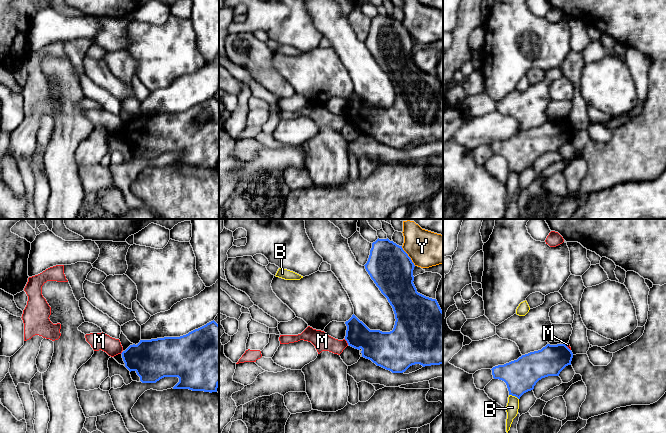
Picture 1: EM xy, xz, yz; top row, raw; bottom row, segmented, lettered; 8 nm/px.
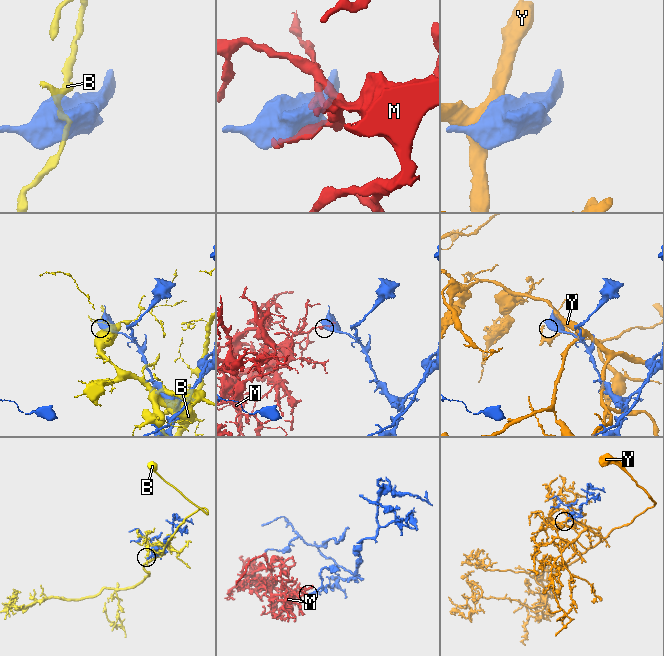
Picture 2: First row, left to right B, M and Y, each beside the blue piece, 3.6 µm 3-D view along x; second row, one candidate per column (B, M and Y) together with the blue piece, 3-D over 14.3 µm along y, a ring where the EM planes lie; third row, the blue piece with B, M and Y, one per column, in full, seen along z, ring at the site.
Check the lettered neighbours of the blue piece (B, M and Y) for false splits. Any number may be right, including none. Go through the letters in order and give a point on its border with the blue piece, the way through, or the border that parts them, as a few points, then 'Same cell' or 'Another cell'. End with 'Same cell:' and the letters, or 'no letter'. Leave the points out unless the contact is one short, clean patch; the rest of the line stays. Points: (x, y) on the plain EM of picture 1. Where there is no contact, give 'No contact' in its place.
B: Touches blue at yz (514, 171). Boundary: yz (509, 170), (518, 175). Another cell
M: Touches blue at xz (347, 118). Boundary: xz (344, 115), (348, 120). Another cell
Y: Touches blue at xz (408, 32). Another cell
Same cell: no letter

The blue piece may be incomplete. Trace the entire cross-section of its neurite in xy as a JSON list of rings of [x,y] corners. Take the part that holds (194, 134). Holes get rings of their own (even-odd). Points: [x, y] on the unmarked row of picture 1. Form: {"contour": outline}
{"contour": [[[214,96],[180,113],[140,116],[137,121],[130,121],[121,130],[125,143],[130,148],[135,147],[142,159],[156,159],[164,153],[178,153],[179,158],[173,165],[217,168],[219,160],[219,101]]]}

